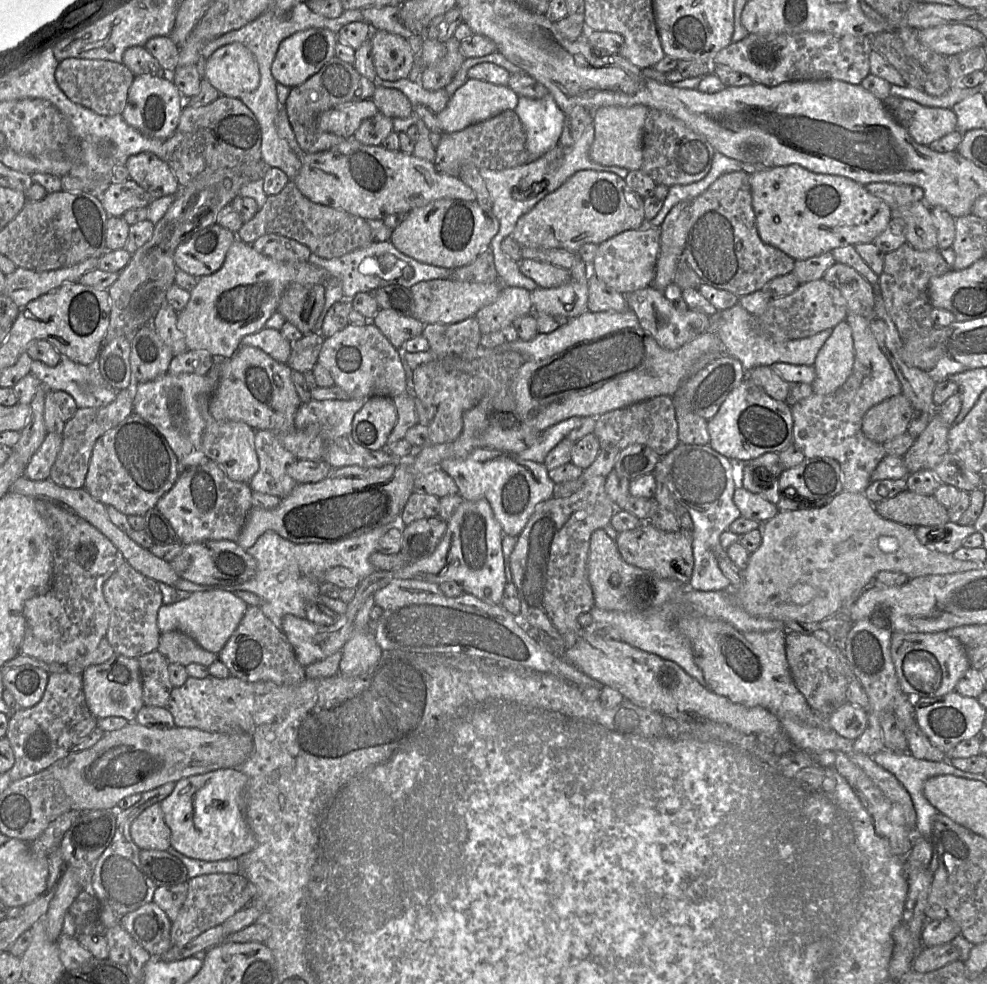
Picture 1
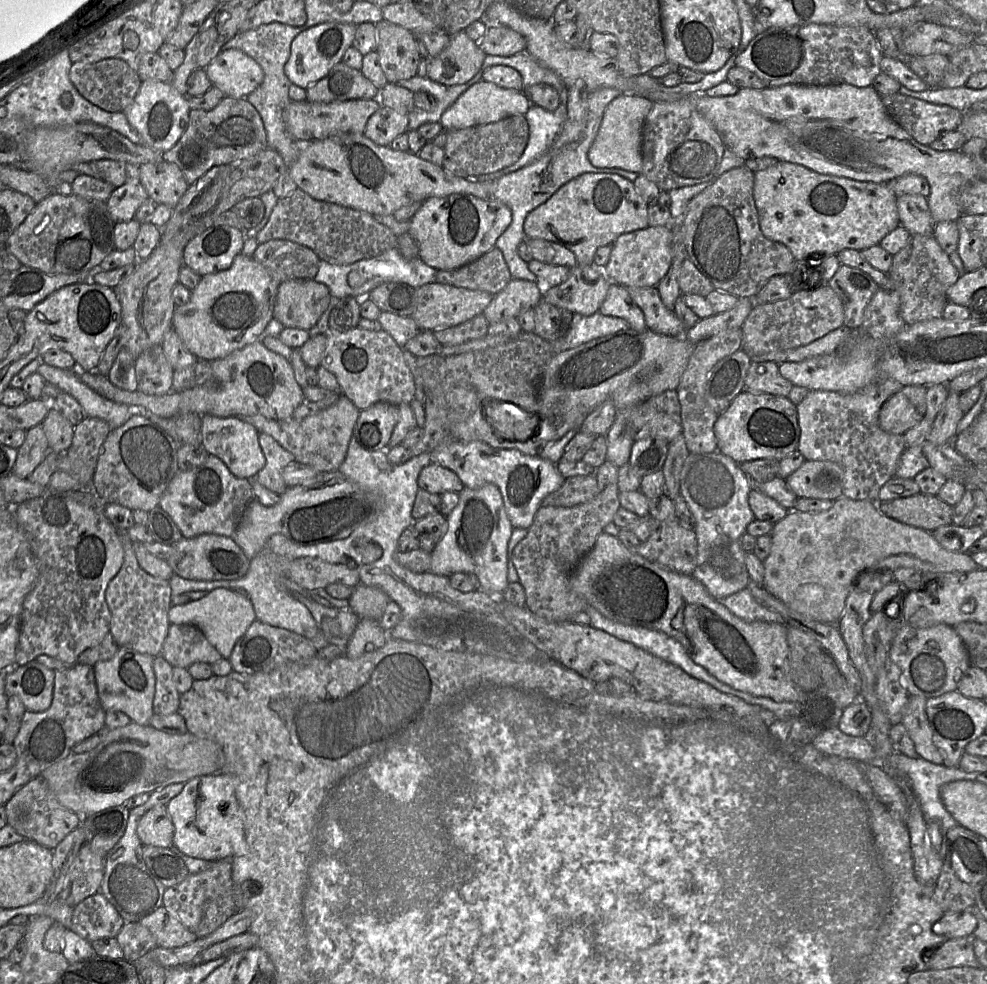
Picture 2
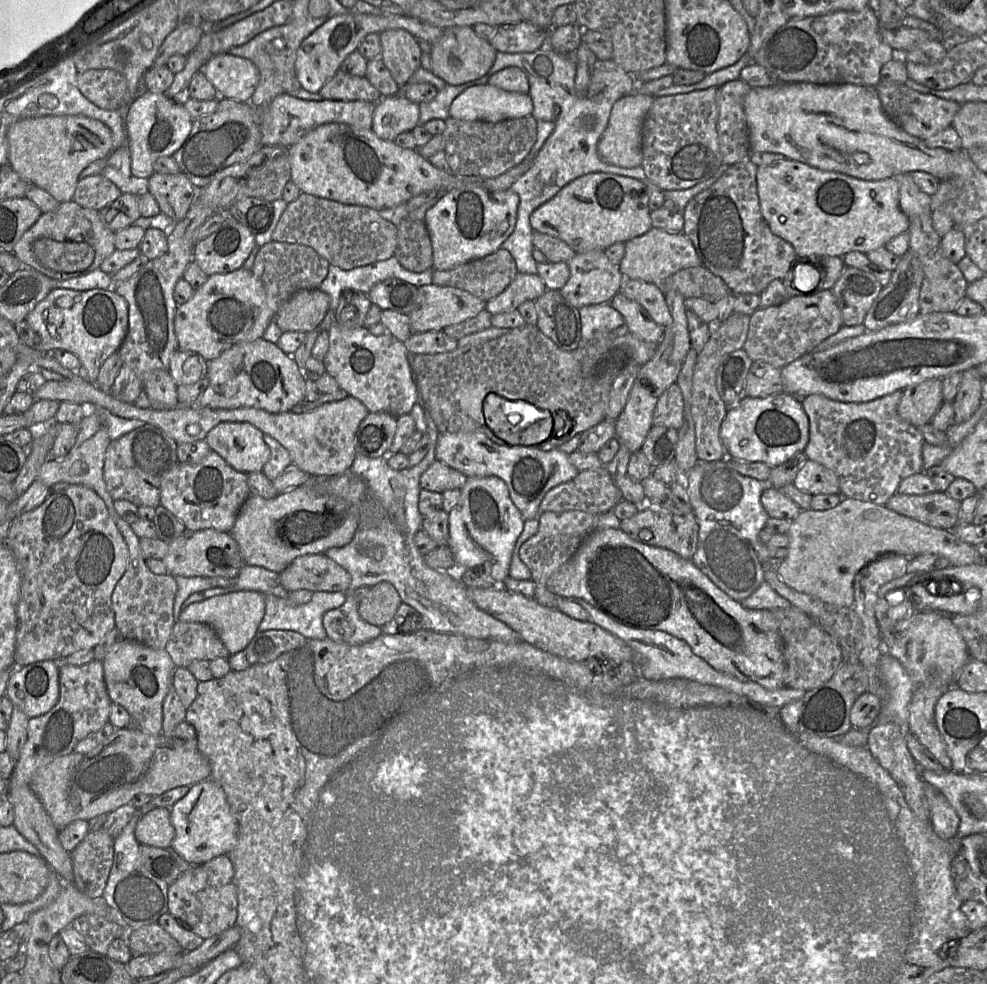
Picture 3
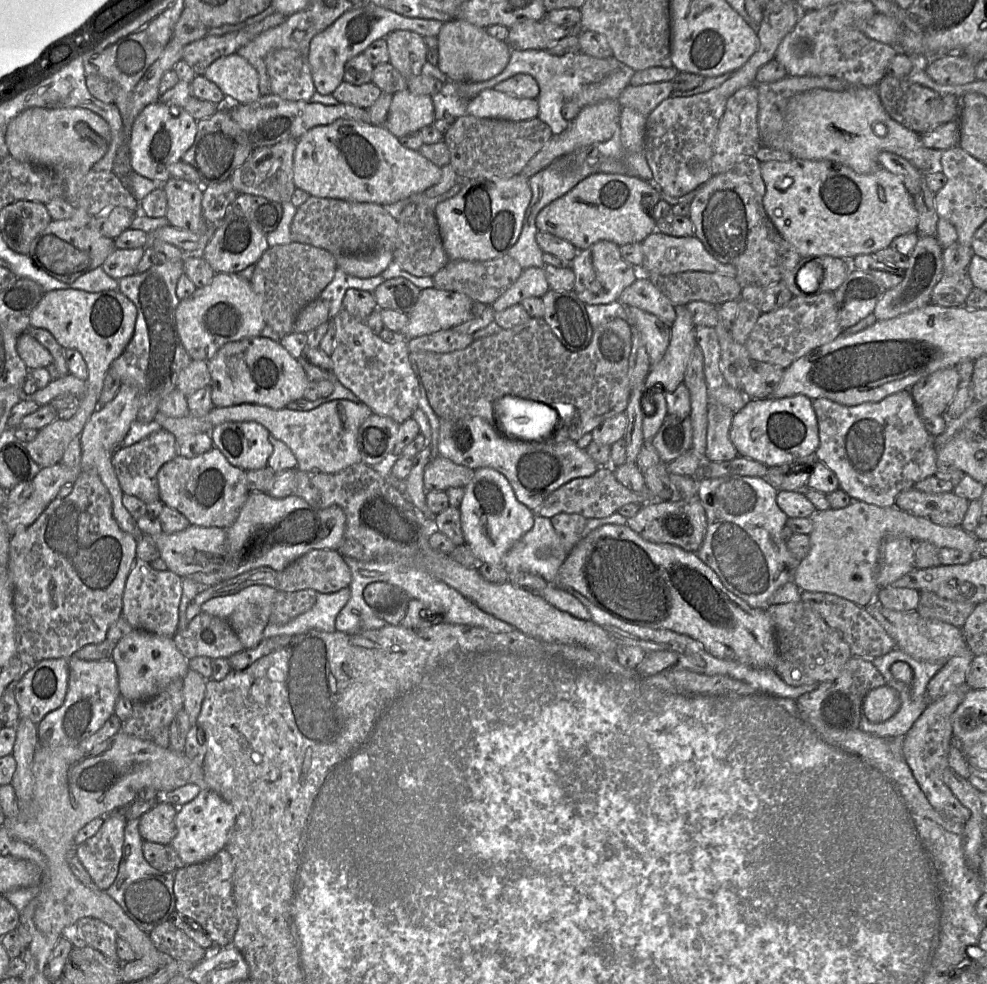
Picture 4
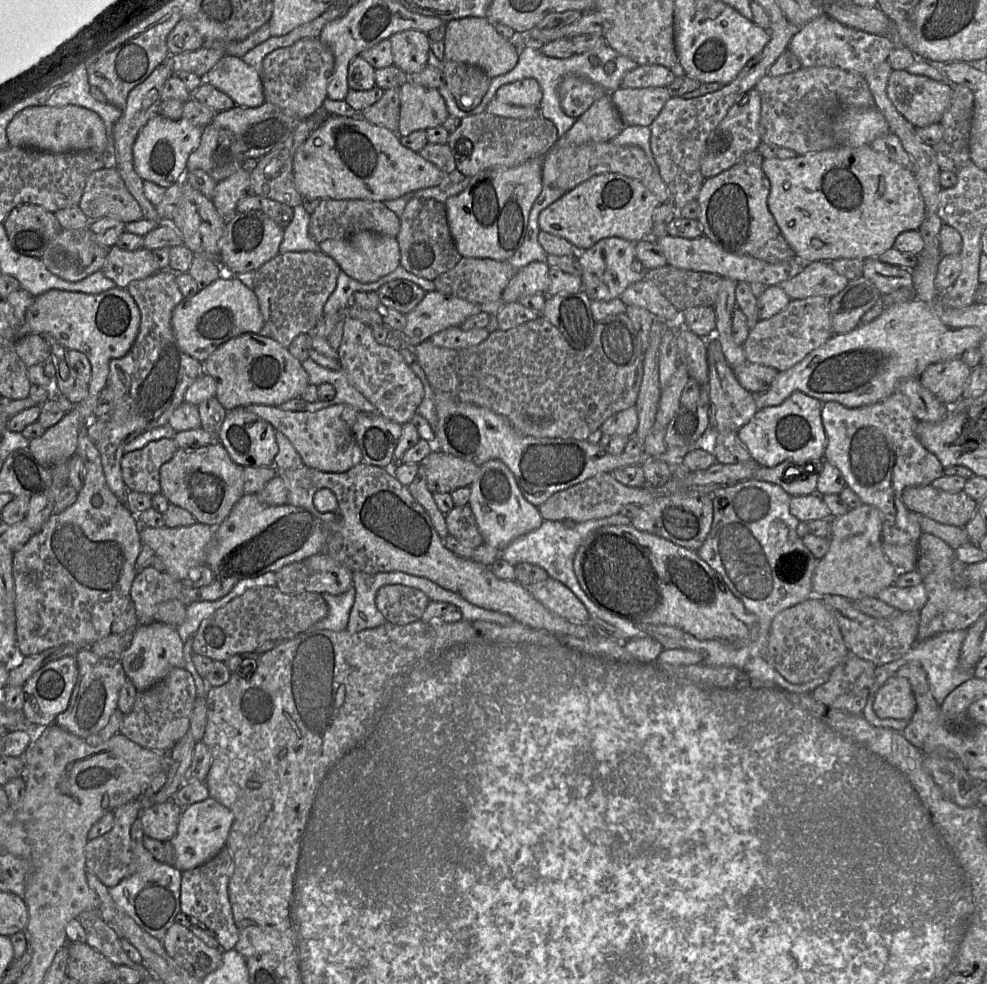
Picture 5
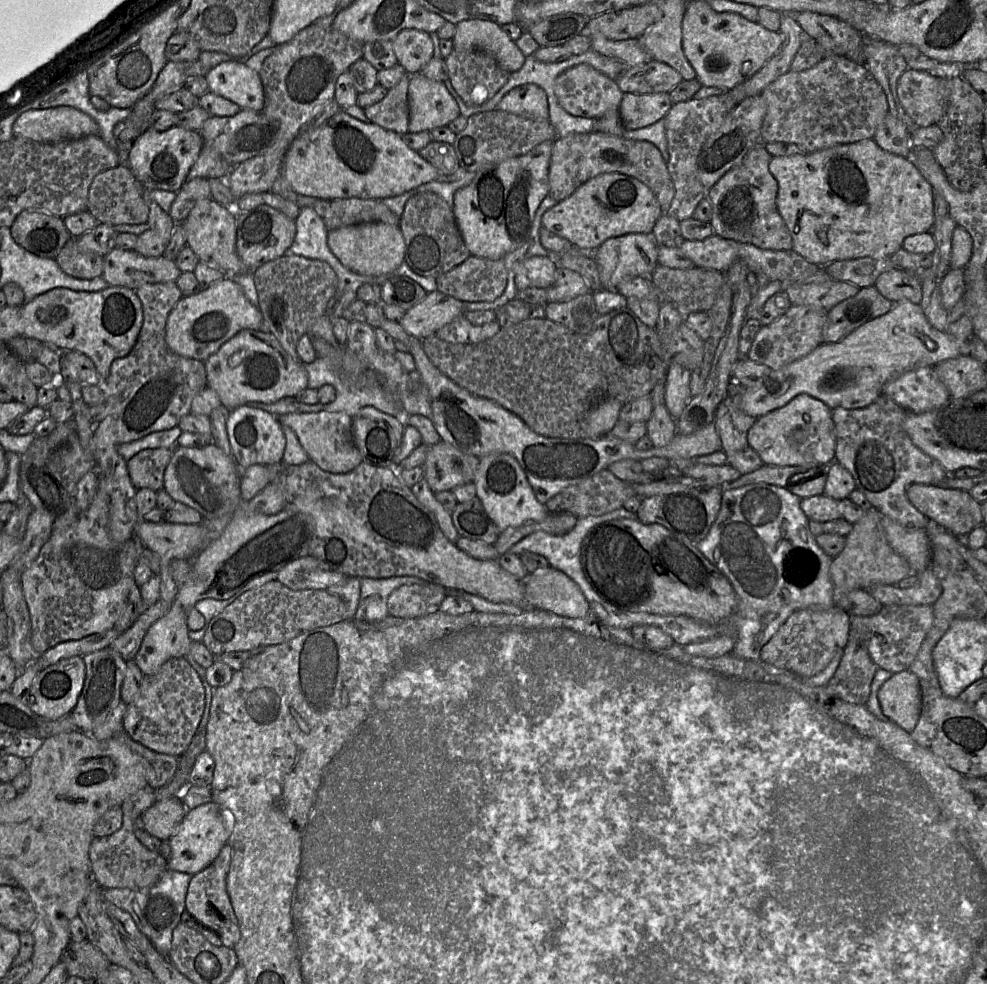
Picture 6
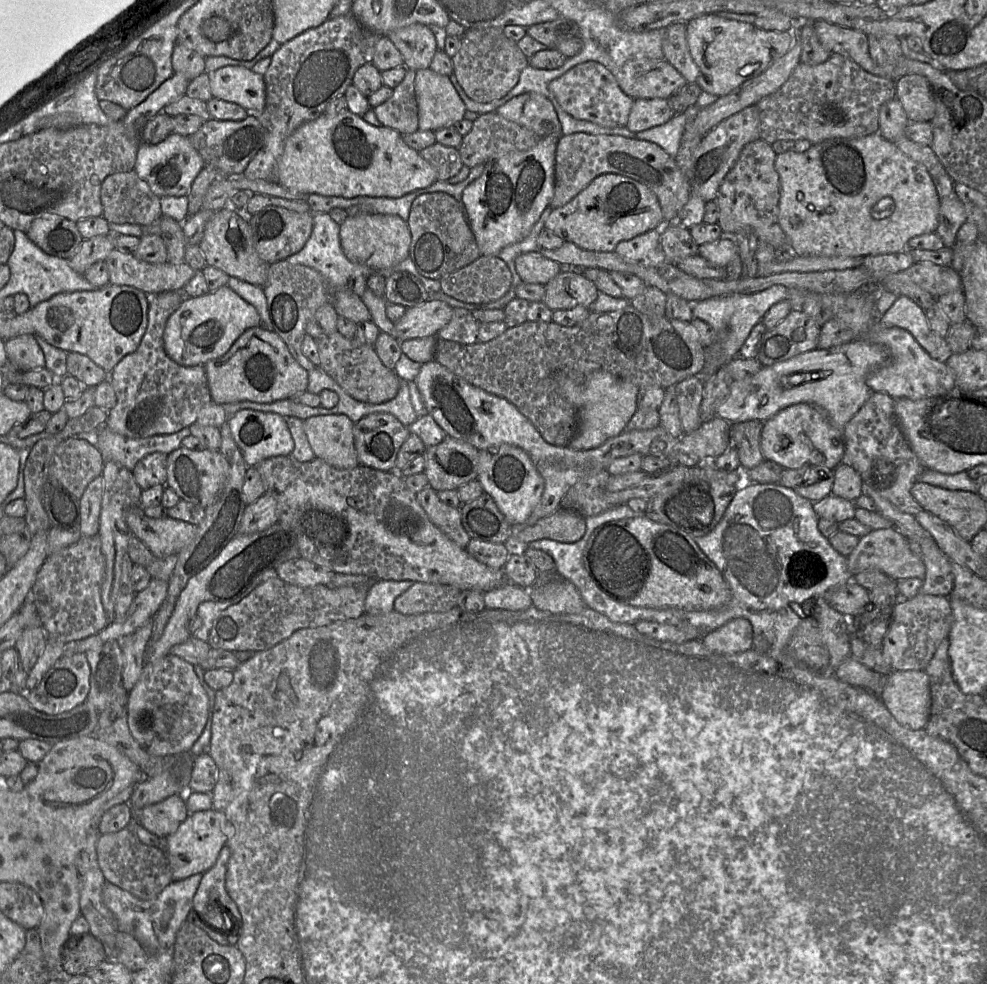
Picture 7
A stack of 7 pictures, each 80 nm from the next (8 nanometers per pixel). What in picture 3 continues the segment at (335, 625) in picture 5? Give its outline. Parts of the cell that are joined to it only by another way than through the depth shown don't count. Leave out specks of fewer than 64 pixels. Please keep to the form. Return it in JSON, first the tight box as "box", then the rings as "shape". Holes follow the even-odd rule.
{"box":[258,592,346,639],"shape":[[[314,592],[310,602],[301,605],[294,605],[286,598],[272,594],[265,595],[265,614],[259,625],[258,631],[268,630],[289,630],[295,631],[307,639],[324,639],[327,637],[323,627],[323,616],[331,610],[340,607],[346,601],[346,593],[337,592]]]}

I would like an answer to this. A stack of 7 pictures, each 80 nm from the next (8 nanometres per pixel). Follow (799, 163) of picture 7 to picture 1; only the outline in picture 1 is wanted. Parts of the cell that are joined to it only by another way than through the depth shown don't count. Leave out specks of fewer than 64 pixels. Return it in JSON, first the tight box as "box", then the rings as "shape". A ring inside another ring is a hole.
{"box":[750,164,893,261],"shape":[[[796,164],[756,172],[750,175],[750,186],[756,227],[761,240],[795,261],[803,261],[836,248],[871,243],[893,218],[893,211],[888,204],[869,193],[865,185],[843,176],[814,173]]]}

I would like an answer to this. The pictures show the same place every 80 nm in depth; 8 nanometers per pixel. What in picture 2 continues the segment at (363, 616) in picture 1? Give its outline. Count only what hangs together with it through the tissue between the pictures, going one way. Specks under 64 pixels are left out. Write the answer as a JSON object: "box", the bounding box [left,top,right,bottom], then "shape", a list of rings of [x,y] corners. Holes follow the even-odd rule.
{"box":[344,618,387,659],"shape":[[[362,618],[345,647],[344,655],[349,659],[357,659],[368,651],[383,647],[387,638],[387,632],[378,621]]]}

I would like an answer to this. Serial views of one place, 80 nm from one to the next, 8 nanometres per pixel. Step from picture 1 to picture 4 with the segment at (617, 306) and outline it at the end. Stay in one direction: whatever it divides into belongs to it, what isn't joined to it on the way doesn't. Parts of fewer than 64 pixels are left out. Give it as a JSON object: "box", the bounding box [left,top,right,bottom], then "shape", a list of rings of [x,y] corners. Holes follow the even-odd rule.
{"box":[625,306,671,367],"shape":[[[625,306],[628,323],[641,333],[650,359],[650,367],[662,360],[669,346],[671,330],[656,316],[639,308]]]}

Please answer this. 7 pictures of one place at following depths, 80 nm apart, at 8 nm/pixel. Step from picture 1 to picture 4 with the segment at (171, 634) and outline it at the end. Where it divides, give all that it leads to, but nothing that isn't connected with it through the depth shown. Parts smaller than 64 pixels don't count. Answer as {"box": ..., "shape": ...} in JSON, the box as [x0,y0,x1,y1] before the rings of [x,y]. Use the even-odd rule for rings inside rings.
{"box":[172,613,244,660],"shape":[[[203,613],[191,620],[185,629],[176,631],[172,639],[187,660],[195,657],[228,659],[244,650],[227,621]]]}

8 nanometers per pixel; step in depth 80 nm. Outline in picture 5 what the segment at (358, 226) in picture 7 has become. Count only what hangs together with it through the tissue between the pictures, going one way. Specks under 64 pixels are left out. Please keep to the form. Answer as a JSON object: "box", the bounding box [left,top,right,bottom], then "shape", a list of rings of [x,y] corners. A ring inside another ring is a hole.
{"box":[320,231,400,283],"shape":[[[361,231],[345,239],[329,239],[320,243],[323,253],[333,258],[349,277],[369,283],[391,273],[400,265],[400,250],[396,237],[372,231]]]}

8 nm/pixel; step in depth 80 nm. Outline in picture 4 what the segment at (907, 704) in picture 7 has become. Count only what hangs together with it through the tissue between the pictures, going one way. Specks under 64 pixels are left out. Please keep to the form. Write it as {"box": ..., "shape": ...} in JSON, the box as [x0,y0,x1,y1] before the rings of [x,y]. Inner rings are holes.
{"box":[862,684,901,723],"shape":[[[884,684],[870,691],[862,705],[862,715],[870,722],[879,723],[892,718],[901,705],[896,689]]]}

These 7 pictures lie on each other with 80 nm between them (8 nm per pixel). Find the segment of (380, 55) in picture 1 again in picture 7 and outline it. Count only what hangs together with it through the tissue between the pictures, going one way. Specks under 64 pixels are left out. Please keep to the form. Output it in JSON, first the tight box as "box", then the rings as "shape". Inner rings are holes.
{"box":[386,24,437,69],"shape":[[[411,24],[386,36],[401,53],[403,65],[407,69],[428,68],[437,51],[435,36],[424,24]]]}

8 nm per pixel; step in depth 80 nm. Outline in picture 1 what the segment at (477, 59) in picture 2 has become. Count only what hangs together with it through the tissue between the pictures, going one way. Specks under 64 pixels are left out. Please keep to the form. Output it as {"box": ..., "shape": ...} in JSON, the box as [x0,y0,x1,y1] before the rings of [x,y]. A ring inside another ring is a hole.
{"box":[421,37,463,91],"shape":[[[452,37],[445,42],[446,53],[438,62],[427,65],[421,74],[421,86],[428,91],[445,88],[463,64],[460,41]]]}

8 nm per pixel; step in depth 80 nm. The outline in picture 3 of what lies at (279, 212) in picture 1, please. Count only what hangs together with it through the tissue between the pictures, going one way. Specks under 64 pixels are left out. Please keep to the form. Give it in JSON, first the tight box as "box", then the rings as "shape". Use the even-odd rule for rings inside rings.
{"box":[271,193,397,270],"shape":[[[301,193],[281,214],[271,241],[309,246],[330,265],[350,270],[392,257],[397,246],[397,230],[397,226],[382,218],[375,209]]]}

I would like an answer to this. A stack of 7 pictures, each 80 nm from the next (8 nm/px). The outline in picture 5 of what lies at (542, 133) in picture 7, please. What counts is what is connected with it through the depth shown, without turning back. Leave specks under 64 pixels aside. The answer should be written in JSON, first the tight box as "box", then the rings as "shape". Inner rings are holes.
{"box":[496,78,542,106],"shape":[[[526,78],[499,87],[496,98],[503,103],[514,106],[536,106],[542,99],[539,83],[532,78]]]}

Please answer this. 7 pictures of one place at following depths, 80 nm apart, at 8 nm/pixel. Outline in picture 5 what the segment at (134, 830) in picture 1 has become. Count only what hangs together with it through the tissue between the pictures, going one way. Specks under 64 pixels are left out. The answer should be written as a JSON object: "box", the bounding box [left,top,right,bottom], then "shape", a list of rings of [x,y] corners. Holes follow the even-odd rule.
{"box":[139,799,182,842],"shape":[[[174,799],[142,809],[139,819],[144,835],[161,842],[169,841],[177,831],[182,809]]]}

